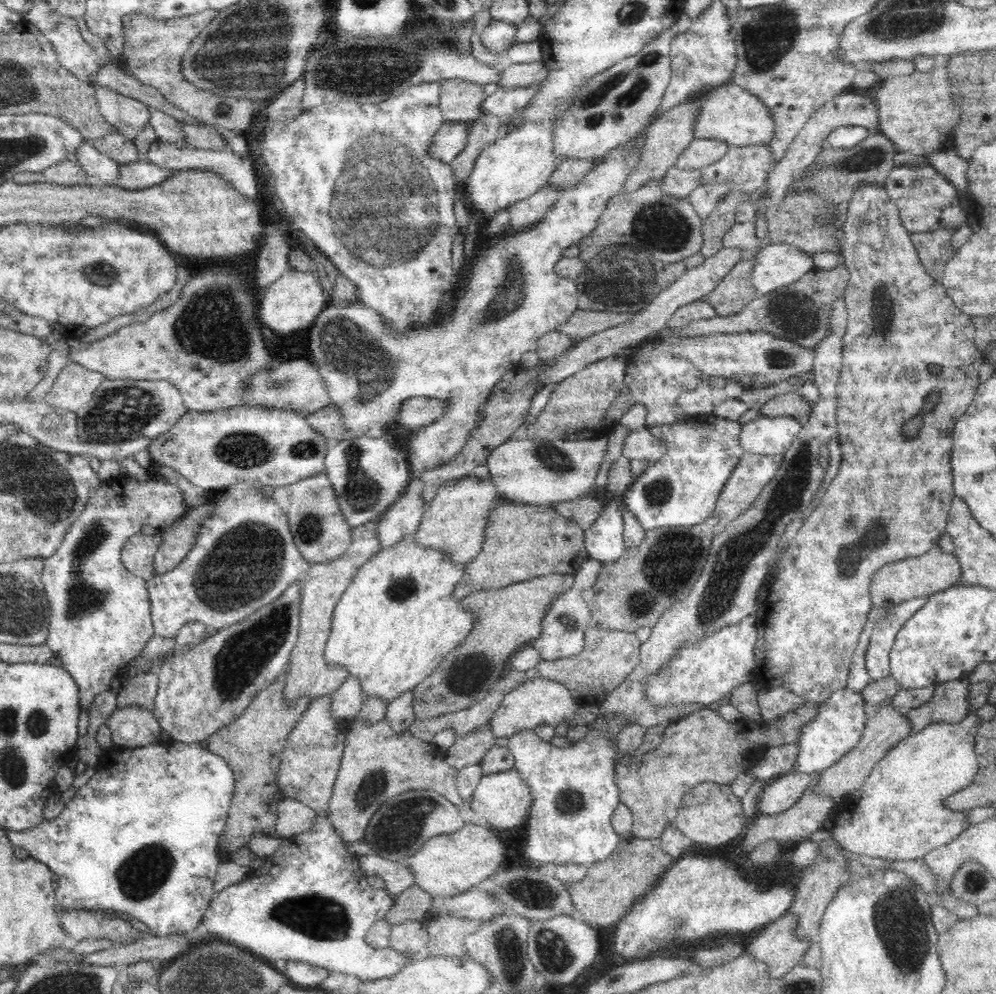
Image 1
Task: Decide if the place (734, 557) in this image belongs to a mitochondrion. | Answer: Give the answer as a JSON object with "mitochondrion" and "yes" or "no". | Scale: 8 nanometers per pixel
{"mitochondrion":"yes"}

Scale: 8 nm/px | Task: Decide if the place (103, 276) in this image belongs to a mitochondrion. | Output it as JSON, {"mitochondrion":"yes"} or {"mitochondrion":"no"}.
{"mitochondrion":"yes"}

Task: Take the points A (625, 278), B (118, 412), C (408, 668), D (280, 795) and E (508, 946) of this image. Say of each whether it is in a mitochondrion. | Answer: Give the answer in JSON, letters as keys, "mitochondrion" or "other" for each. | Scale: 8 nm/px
{"A":"mitochondrion","B":"mitochondrion","C":"other","D":"other","E":"mitochondrion"}

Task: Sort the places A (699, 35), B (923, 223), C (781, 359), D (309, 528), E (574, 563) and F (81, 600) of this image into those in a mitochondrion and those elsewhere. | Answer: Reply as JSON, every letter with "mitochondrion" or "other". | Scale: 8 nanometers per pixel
{"A":"other","B":"other","C":"mitochondrion","D":"mitochondrion","E":"other","F":"mitochondrion"}

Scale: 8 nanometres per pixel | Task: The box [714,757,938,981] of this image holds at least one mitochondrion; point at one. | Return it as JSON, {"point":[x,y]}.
{"point":[896,920]}

